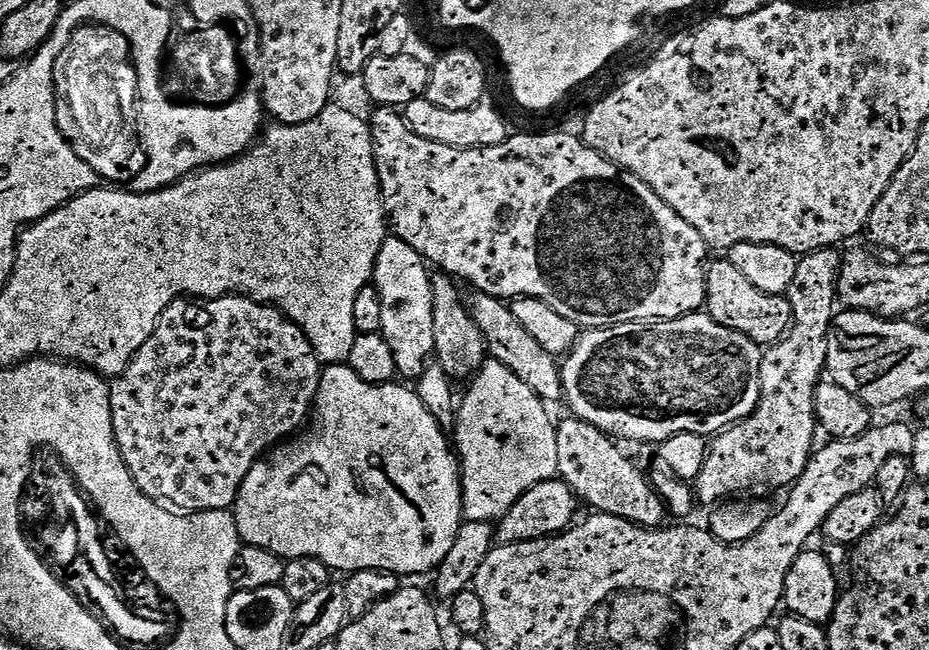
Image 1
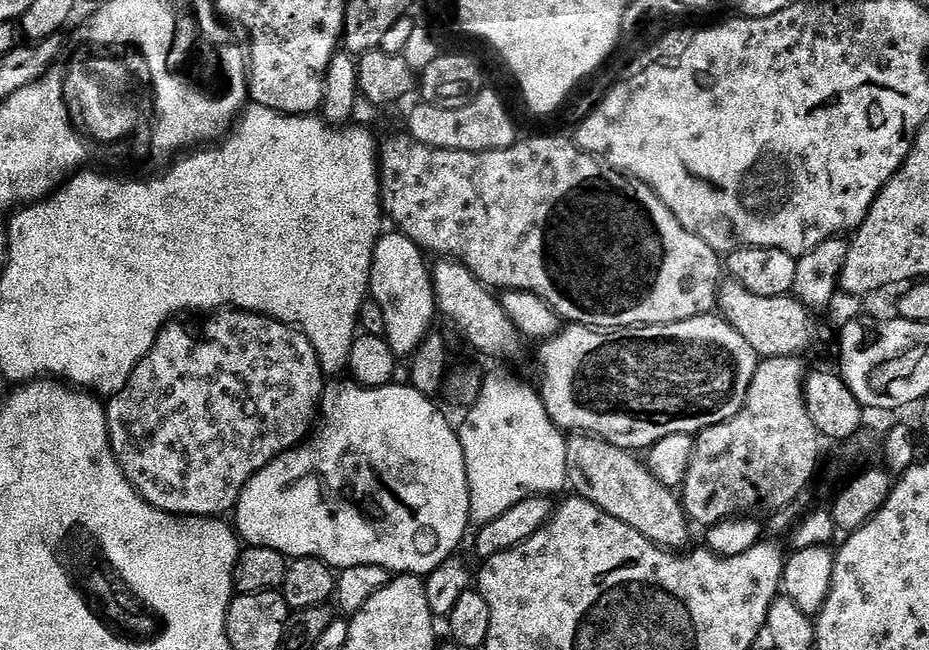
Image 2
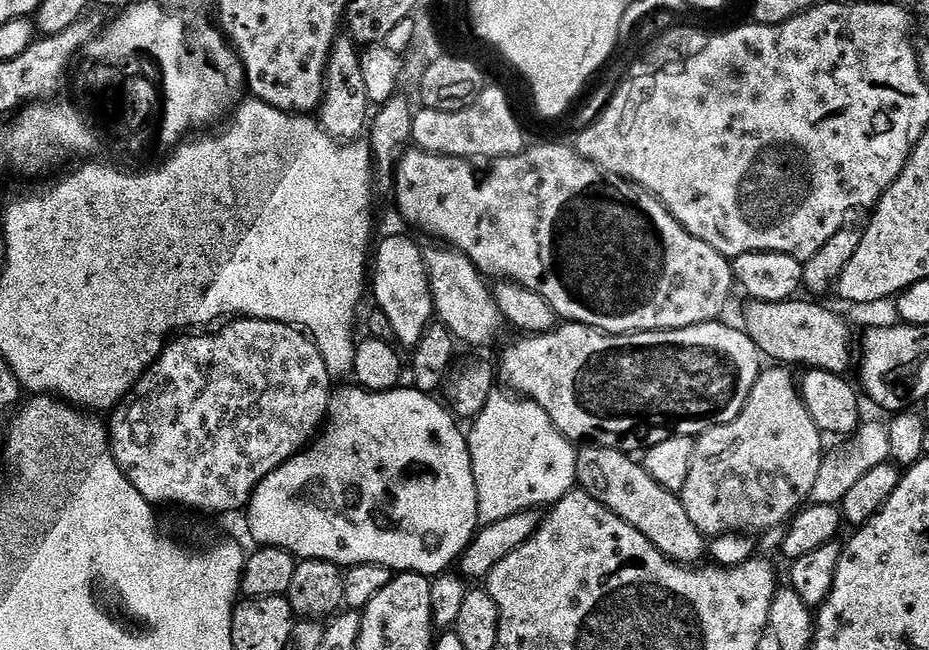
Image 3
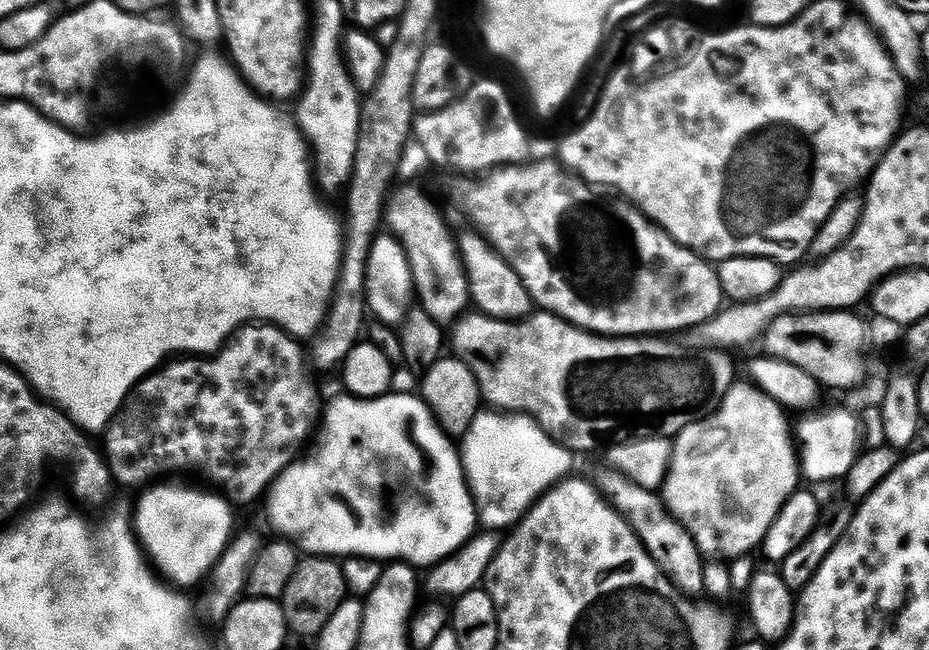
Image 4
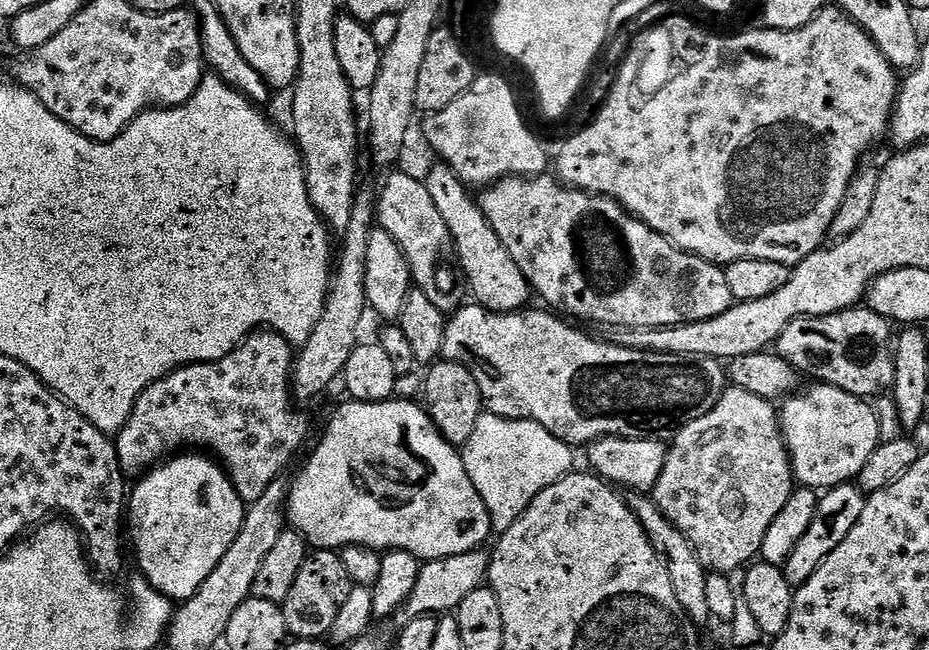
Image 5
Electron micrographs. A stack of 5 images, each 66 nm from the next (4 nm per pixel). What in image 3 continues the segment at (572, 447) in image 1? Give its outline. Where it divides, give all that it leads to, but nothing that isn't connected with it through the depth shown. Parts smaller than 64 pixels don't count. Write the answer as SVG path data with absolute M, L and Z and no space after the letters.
M588 442L577 451L576 484L583 492L590 494L590 498L594 498L602 506L609 508L618 518L622 518L622 522L634 526L634 530L638 530L638 534L645 536L666 559L675 560L676 563L685 566L699 565L706 556L706 538L700 533L698 526L694 526L694 522L690 522L684 505L680 503L679 495L662 487L658 482L654 482L637 459L634 461L628 457L631 455L627 451L621 450L619 447L616 447L617 449L607 448L604 444L607 443Z

